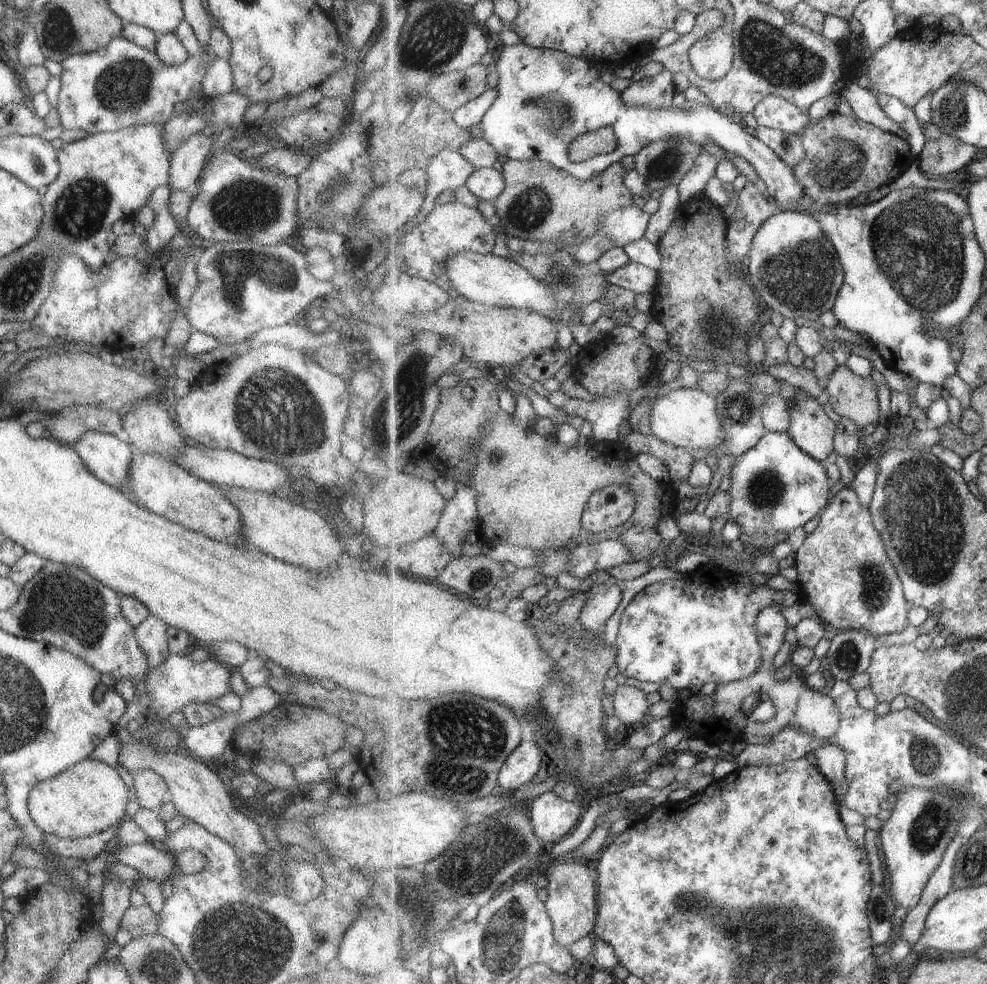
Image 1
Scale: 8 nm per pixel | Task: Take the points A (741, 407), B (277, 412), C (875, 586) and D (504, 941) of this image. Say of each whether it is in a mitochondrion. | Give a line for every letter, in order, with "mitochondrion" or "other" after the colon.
A: mitochondrion
B: mitochondrion
C: mitochondrion
D: mitochondrion

